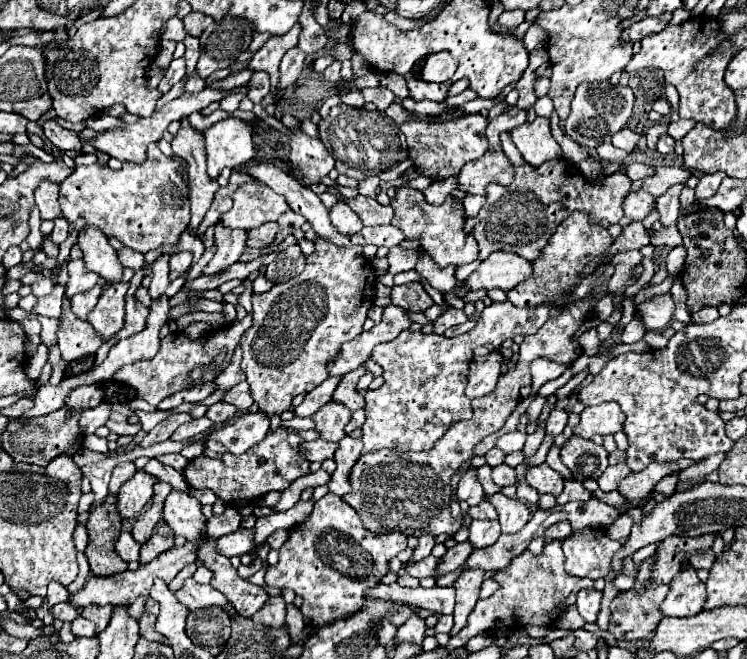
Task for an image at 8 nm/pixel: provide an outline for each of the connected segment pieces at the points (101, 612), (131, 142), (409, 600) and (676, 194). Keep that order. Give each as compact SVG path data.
M86 606L86 608L80 608L80 616L92 620L96 624L96 630L102 632L110 622L112 606Z
M244 84L244 86L234 88L234 90L216 90L216 88L208 88L208 86L206 86L206 88L204 88L202 92L198 92L198 94L188 94L188 92L184 92L180 98L168 102L168 104L162 106L160 110L154 110L154 114L148 116L148 118L138 118L138 122L134 122L134 124L126 124L126 126L122 126L122 128L112 128L112 130L106 130L106 132L98 132L96 138L92 140L92 146L96 148L96 152L104 152L104 154L108 154L108 156L112 156L112 158L116 158L116 160L120 160L120 162L142 164L142 162L146 160L146 146L148 146L150 142L158 142L158 140L162 138L162 132L168 128L170 122L180 120L180 118L184 118L184 116L190 116L192 112L200 112L200 110L204 110L208 104L220 102L220 100L222 100L224 96L228 96L228 94L234 94L234 92L248 94L248 90L250 90L250 86Z
M378 584L378 588L370 588L366 592L366 600L390 600L400 604L414 604L422 610L432 610L438 614L452 614L454 610L454 588L440 588L434 586L430 590L418 588L404 588L394 584Z
M676 184L674 188L670 188L670 192L662 194L656 204L658 204L658 212L660 212L660 220L662 224L670 226L672 222L676 222L676 218L680 216L680 192L686 184Z

